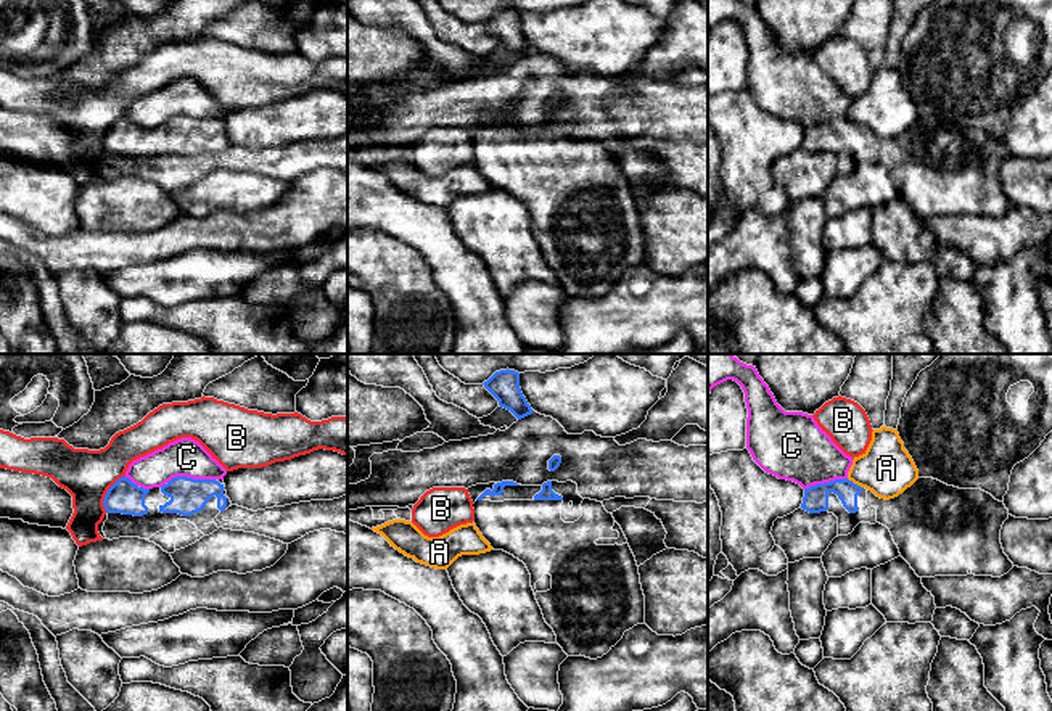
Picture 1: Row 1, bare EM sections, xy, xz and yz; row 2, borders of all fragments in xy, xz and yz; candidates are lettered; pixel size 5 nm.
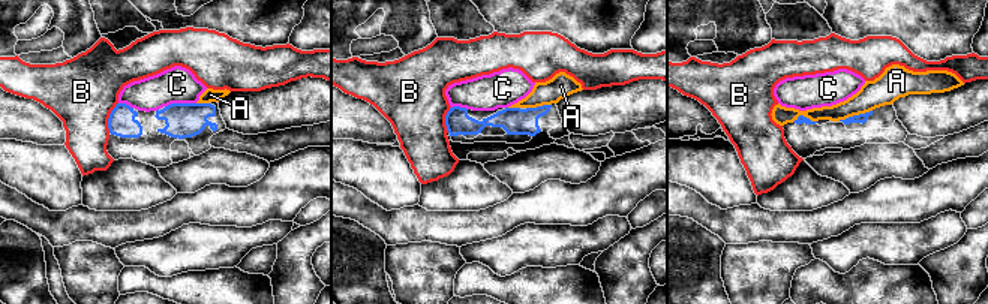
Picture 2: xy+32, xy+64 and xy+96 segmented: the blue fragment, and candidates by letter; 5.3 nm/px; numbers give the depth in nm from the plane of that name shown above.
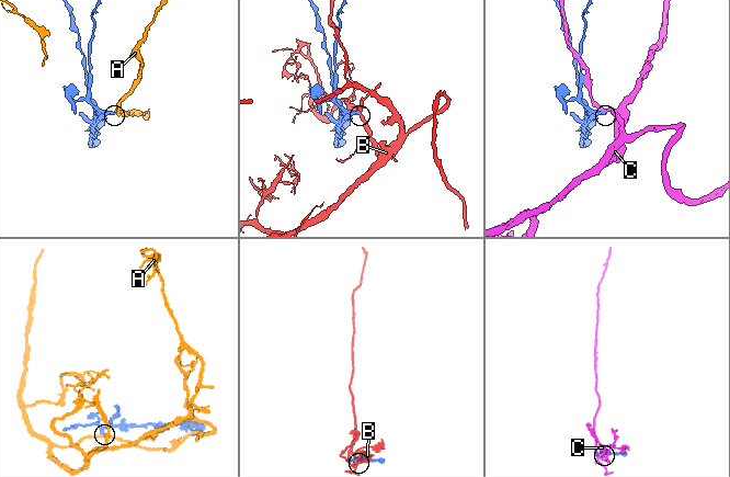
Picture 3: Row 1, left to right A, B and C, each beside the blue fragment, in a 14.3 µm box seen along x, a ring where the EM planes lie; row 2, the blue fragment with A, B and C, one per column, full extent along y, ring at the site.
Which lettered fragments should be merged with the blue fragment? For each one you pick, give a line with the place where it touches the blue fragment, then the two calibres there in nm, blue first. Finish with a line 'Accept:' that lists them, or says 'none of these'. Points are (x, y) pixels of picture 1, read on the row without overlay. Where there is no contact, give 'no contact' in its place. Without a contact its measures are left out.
Accept: none of these

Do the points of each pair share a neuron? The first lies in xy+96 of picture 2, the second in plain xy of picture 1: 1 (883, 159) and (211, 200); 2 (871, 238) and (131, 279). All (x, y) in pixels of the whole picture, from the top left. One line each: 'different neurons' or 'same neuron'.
1: same neuron
2: same neuron

